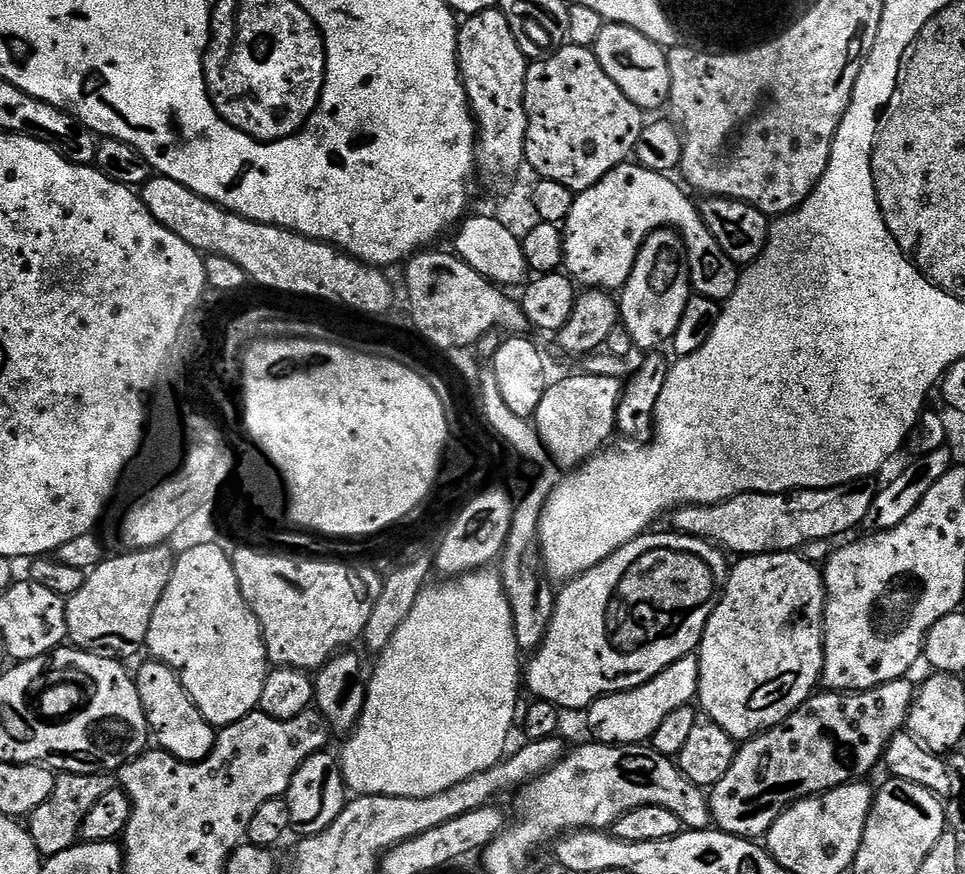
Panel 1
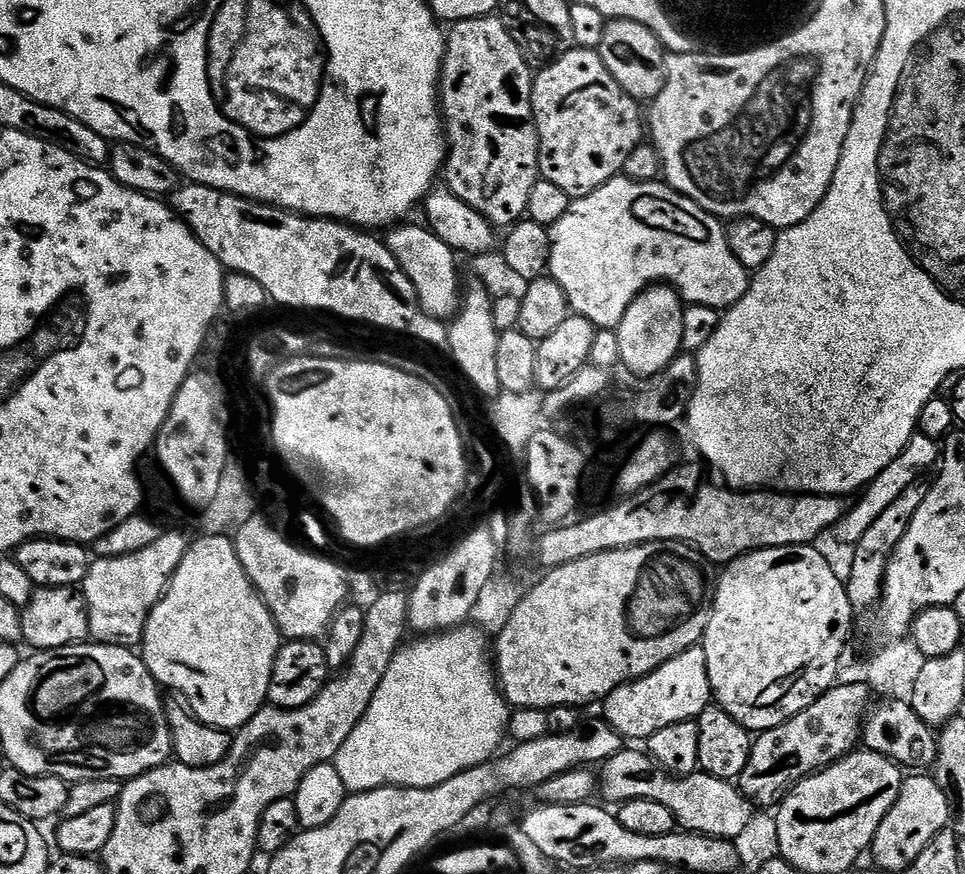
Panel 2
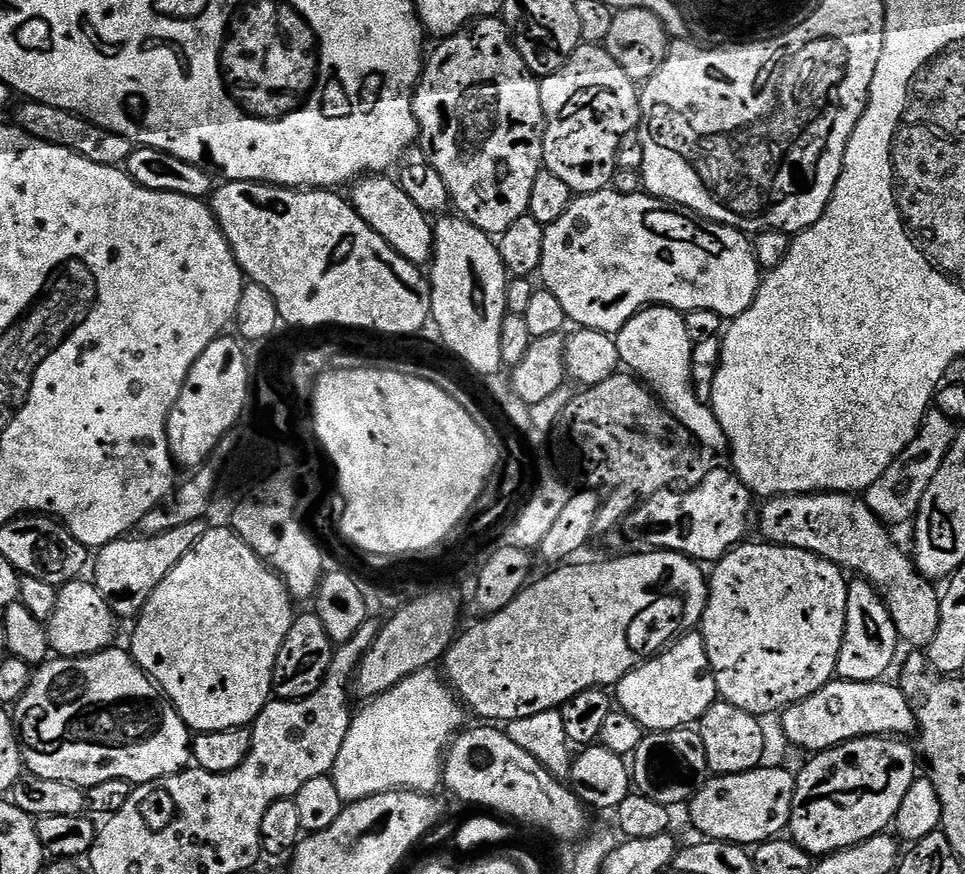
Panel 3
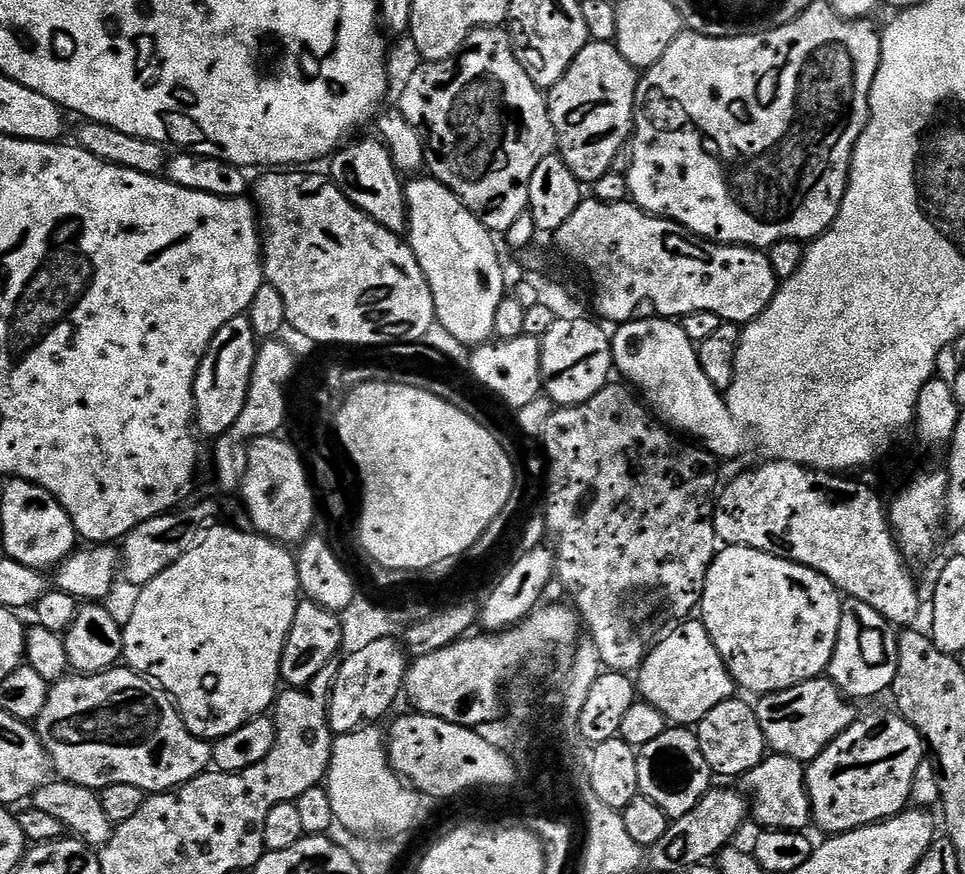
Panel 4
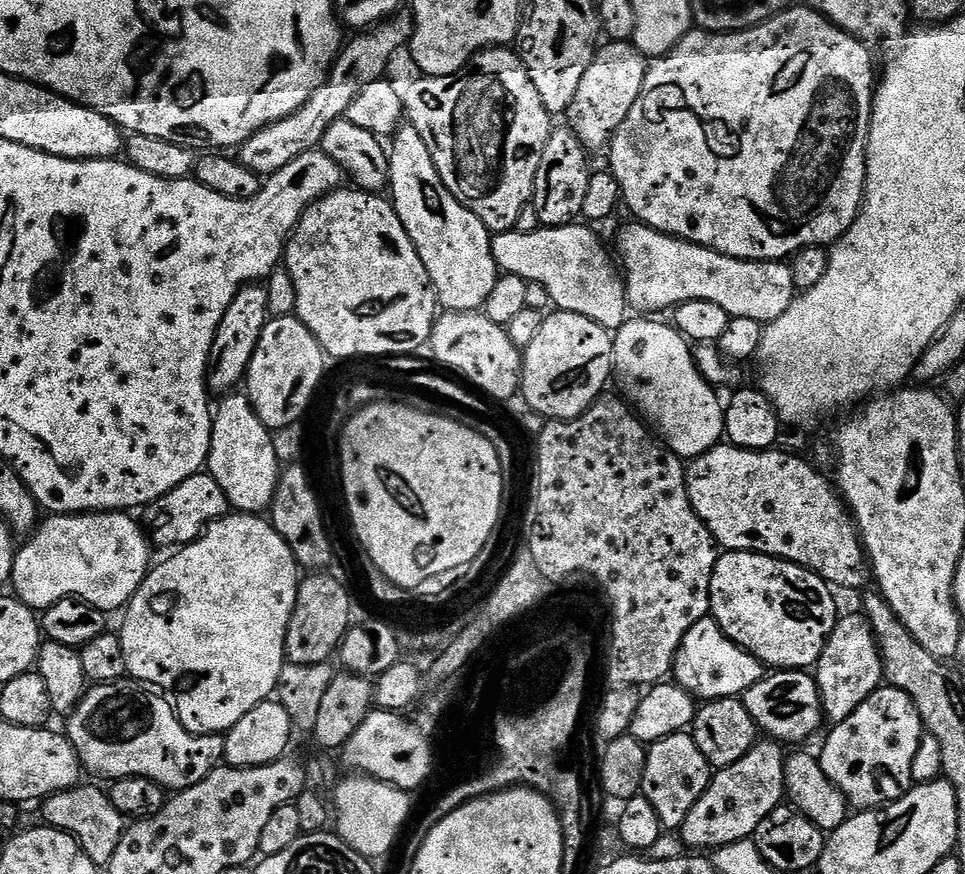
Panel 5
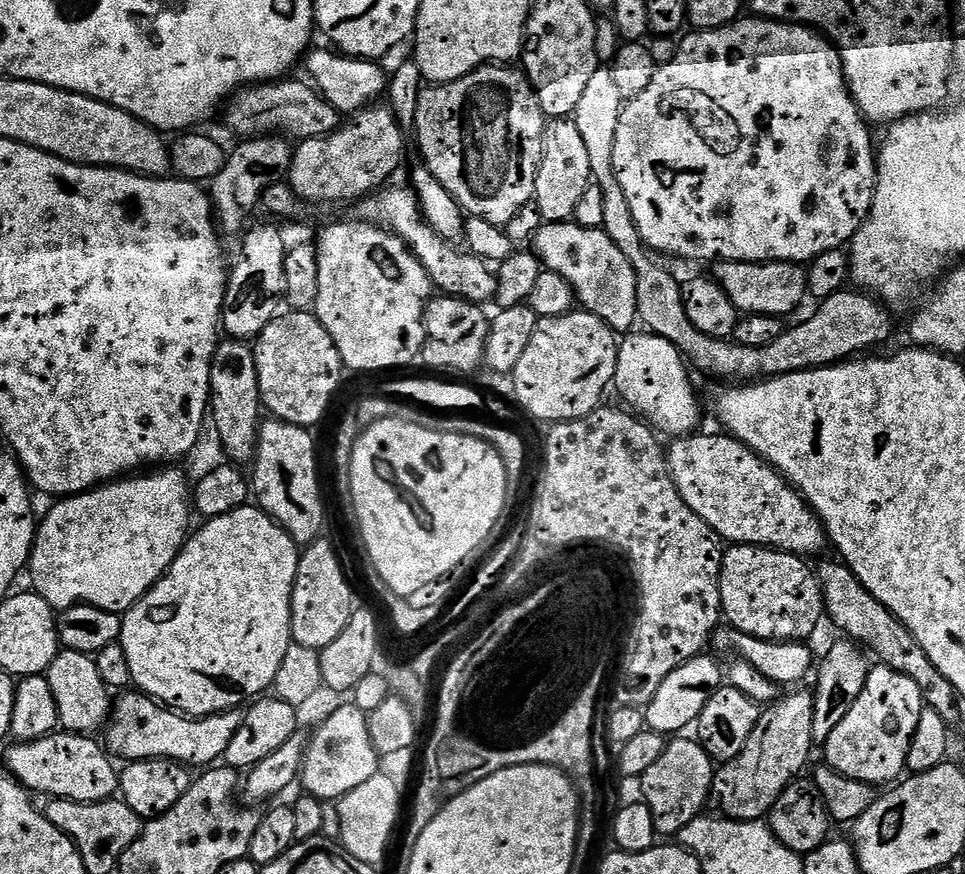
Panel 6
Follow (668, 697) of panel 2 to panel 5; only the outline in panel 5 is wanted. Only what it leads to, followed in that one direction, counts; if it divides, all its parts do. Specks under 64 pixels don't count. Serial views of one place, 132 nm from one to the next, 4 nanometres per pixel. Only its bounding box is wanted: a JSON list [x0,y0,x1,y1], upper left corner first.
[674,615,766,701]

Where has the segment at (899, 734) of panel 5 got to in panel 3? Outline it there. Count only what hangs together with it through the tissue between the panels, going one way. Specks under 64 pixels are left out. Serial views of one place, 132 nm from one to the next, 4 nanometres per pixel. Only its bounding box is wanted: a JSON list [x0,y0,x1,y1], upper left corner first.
[787,736,918,858]

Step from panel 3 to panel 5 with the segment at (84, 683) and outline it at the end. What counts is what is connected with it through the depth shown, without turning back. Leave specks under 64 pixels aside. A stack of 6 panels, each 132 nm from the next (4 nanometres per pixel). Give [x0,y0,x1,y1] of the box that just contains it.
[66,678,224,790]

